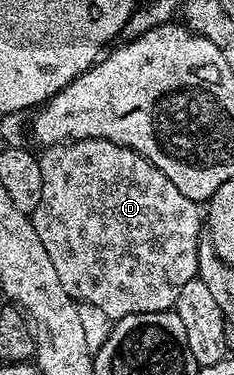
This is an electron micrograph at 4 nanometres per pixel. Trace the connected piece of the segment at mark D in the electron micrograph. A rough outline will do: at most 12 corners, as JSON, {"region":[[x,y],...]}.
{"region":[[102,137],[40,154],[59,283],[110,319],[172,310],[198,202]]}

